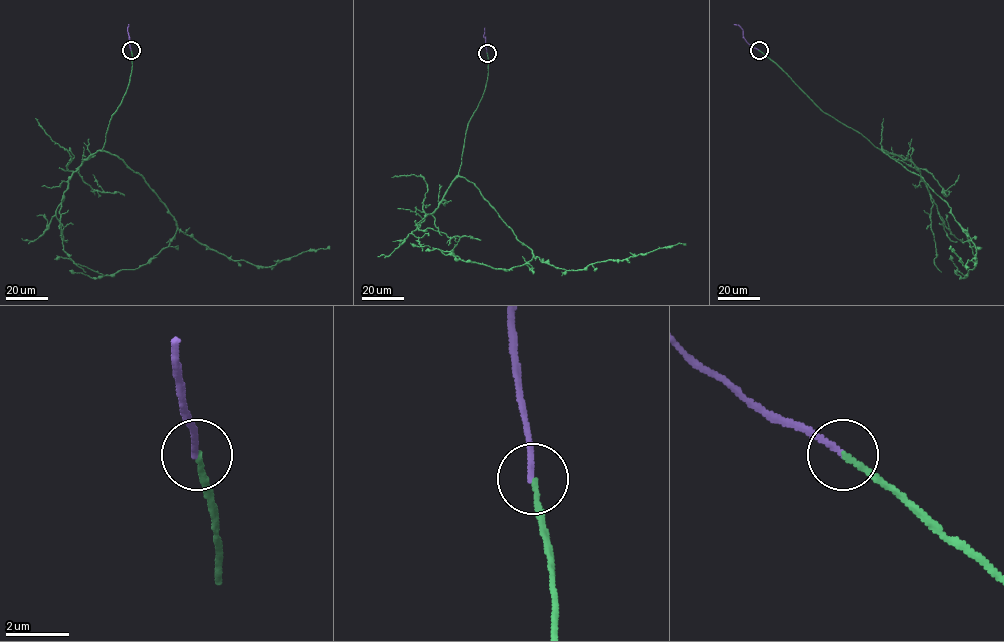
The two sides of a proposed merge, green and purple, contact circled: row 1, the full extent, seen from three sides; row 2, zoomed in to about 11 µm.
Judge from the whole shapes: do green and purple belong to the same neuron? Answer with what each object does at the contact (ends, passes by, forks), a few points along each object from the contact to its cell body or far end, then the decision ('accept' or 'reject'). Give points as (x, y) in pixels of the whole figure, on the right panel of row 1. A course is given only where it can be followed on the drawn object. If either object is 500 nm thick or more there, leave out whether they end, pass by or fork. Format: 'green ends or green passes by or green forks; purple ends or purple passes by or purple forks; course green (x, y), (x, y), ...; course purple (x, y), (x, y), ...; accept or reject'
green ends; purple ends; course green (759, 50), (823, 111), (920, 176), (947, 204), (974, 244), (975, 256), (965, 267), (950, 246); course purple (759, 50), (746, 41), (742, 29), (734, 24); reject

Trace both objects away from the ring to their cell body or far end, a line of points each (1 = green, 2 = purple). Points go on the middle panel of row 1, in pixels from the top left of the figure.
1: (486, 53), (485, 90), (468, 123), (458, 175), (479, 189), (534, 257), (559, 268), (583, 269), (686, 244)
2: (486, 53), (484, 28)

